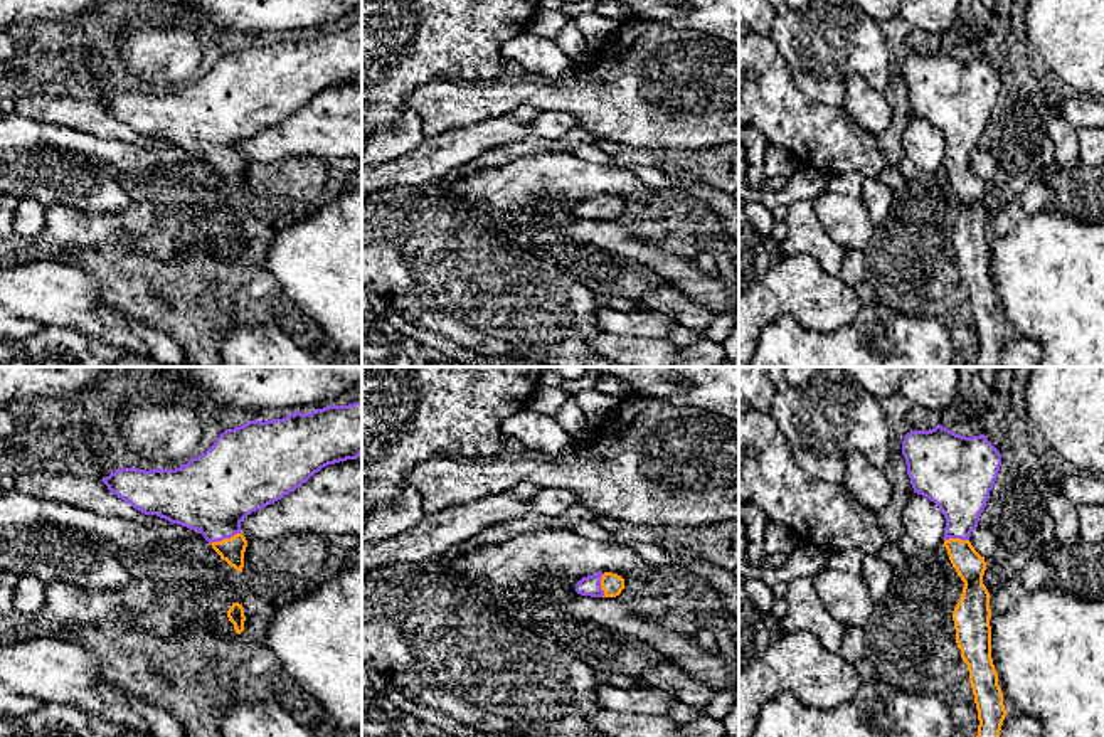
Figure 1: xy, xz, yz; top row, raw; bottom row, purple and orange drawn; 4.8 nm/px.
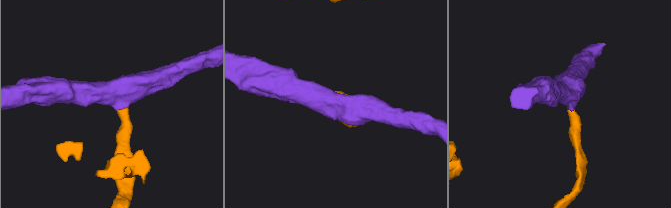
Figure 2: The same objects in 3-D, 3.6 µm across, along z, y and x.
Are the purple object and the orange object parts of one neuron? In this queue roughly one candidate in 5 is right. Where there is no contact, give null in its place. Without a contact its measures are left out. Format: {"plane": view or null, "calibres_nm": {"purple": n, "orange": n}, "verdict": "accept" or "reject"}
{"plane": "xy", "calibres_nm": {"purple": 380, "orange": 120}, "verdict": "reject"}

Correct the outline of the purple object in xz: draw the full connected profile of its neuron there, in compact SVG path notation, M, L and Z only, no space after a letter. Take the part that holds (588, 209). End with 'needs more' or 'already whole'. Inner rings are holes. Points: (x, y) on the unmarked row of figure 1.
M596 195L592 199L582 200L576 207L576 215L581 219L602 220L604 214L601 212L601 200L602 195Z; already whole

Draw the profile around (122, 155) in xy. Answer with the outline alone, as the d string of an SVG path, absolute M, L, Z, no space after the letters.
M0 111L0 148L35 150L52 146L99 160L116 170L143 172L158 163L204 162L197 153L177 146L145 148L116 138L103 138L56 123L34 121L19 113Z

